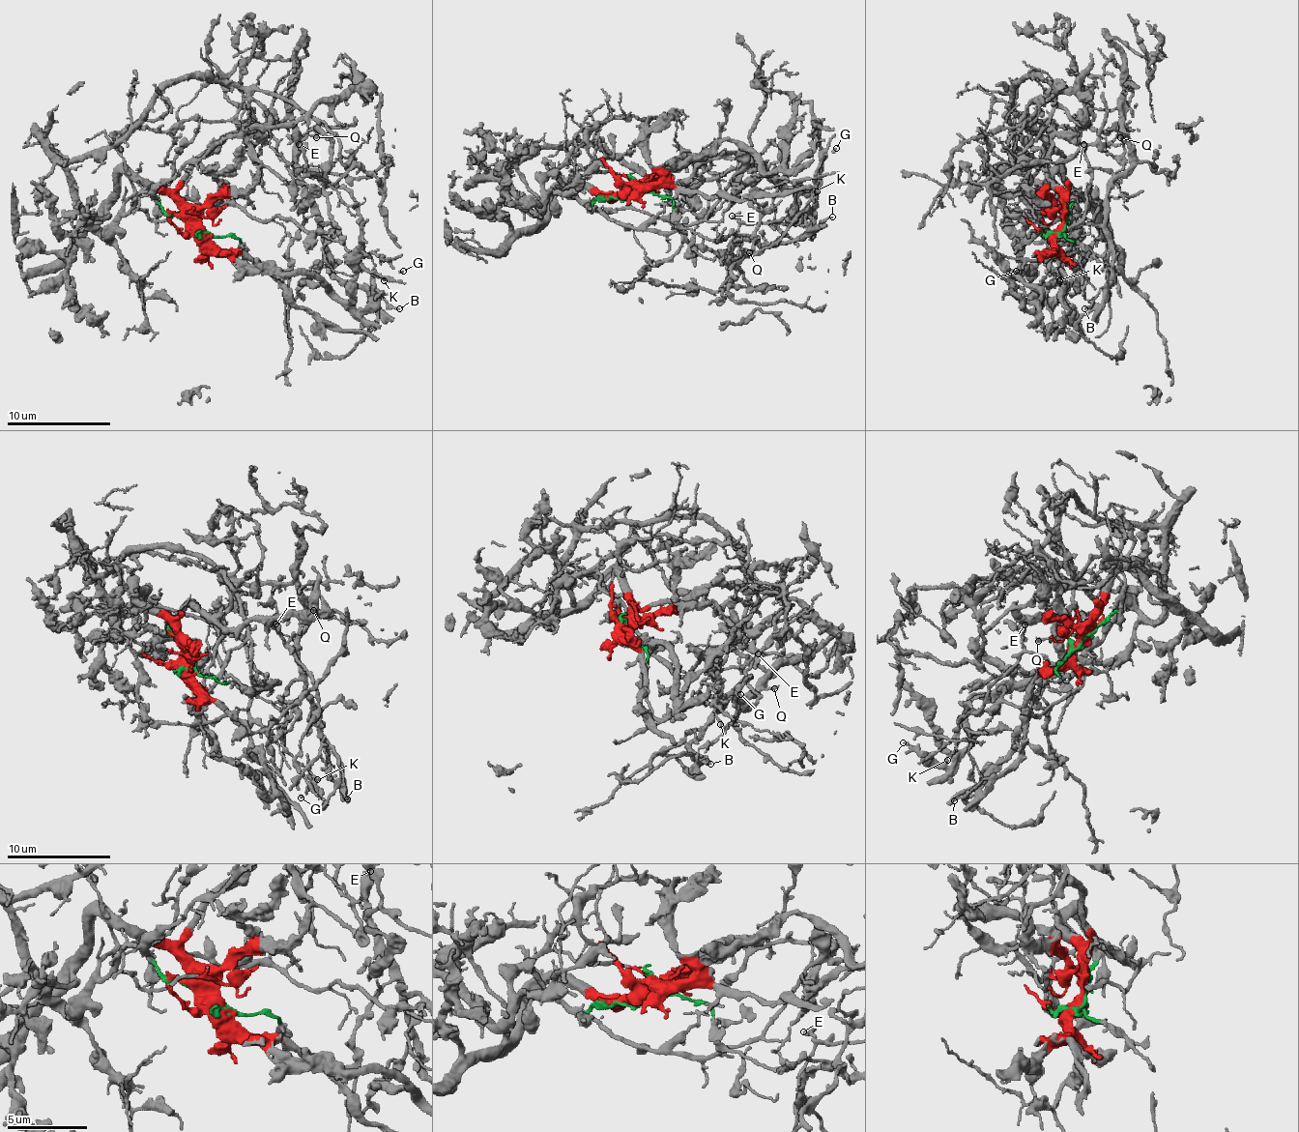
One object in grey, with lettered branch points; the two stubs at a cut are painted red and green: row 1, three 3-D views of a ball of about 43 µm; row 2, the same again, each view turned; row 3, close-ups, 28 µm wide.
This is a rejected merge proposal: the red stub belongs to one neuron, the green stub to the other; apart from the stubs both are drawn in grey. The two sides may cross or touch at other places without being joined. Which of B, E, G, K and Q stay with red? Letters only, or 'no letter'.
no letter

